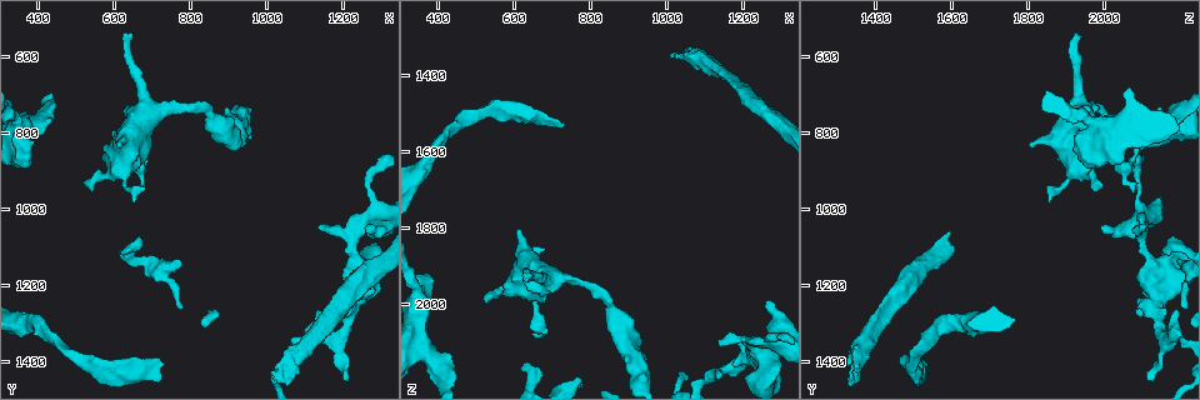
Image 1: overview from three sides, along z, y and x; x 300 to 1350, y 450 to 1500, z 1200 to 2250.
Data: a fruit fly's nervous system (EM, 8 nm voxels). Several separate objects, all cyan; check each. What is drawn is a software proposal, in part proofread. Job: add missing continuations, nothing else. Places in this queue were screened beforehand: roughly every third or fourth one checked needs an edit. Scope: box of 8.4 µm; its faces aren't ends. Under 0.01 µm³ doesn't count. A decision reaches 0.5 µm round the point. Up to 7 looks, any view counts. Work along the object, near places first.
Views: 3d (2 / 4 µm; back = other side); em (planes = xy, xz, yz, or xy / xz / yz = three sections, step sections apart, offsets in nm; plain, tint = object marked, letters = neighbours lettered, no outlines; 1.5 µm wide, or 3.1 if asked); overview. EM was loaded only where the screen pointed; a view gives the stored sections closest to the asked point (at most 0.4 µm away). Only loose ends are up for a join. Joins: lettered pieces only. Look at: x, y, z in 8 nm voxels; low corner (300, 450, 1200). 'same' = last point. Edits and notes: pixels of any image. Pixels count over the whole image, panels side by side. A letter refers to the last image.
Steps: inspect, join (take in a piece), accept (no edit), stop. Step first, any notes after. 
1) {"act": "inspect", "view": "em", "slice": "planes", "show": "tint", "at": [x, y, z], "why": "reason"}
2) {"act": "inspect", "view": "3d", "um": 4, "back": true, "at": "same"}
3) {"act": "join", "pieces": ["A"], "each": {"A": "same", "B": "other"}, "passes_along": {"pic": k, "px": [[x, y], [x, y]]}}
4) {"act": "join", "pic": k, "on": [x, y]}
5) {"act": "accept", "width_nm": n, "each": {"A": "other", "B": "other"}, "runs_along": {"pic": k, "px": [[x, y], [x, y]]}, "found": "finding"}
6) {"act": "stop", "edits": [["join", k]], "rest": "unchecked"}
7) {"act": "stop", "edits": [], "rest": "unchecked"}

{"act": "inspect", "view": "em", "slice": "planes", "show": "plain", "at": [625, 1105, 2150], "why": "an open end"}

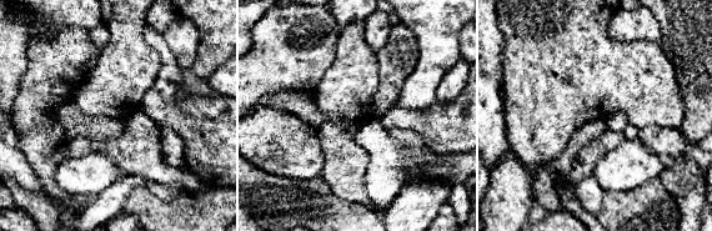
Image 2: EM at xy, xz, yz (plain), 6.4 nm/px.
{"act": "inspect", "view": "em", "slice": "planes", "show": "letters", "at": "same", "why": "what lies round it"}

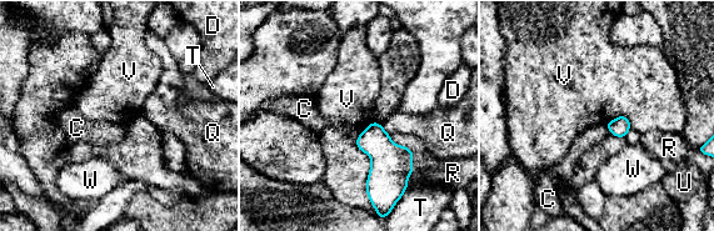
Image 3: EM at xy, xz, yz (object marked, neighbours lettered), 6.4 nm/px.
{"act": "accept", "each": {"C": "other", "D": "other", "Q": "other", "R": "other", "T": "other", "U": "other", "V": "other", "W": "other"}, "border": {"pic": 3, "px": [[372, 121], [356, 146], [373, 206]]}, "found": "no lettered piece goes on from it"}

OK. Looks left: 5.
{"act": "inspect", "view": "em", "slice": "planes", "show": "letters", "at": [625, 540, 1930], "why": "an open end"}

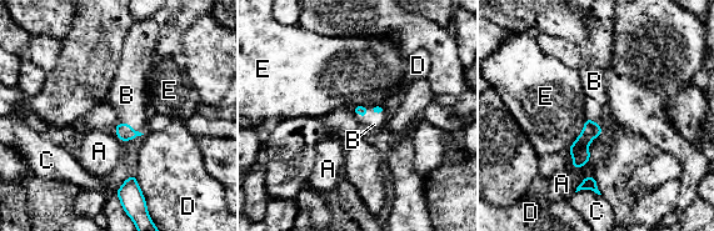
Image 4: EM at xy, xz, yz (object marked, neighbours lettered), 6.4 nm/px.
{"act": "join", "pieces": ["B"], "each": {"A": "other", "B": "same", "C": "other", "D": "other", "E": "other"}, "passes_along": {"pic": 4, "px": [[362, 110], [365, 110], [374, 124]]}, "found": "the cell continues"}

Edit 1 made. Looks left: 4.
{"act": "inspect", "view": "3d", "um": 4, "at": [725, 1395, 1530], "why": "end of a long branch"}

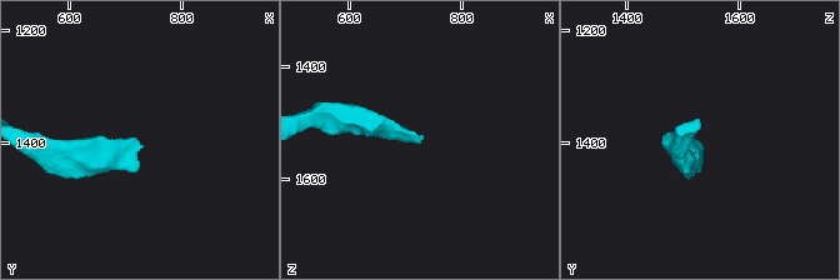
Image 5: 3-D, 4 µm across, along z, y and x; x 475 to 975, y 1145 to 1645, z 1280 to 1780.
{"act": "inspect", "view": "em", "slice": "planes", "show": "letters", "at": [720, 1405, 1535], "why": "need the tissue"}

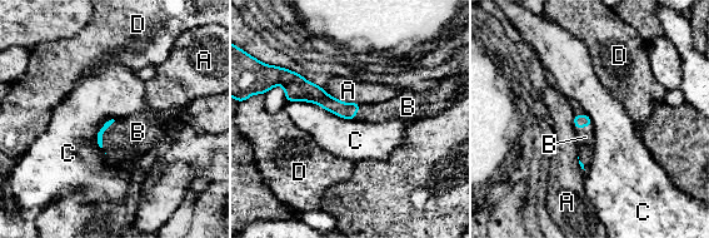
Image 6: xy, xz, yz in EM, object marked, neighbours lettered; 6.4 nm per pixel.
{"act": "join", "pieces": ["B"], "each": {"A": "other", "B": "same", "C": "other", "D": "other"}, "passes_along": {"pic": 6, "px": [[109, 123], [103, 133], [138, 132]]}, "found": "the cell continues"}

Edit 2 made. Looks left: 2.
{"act": "stop", "edits": [["join", 4], ["join", 6]], "rest": "unchecked"}

